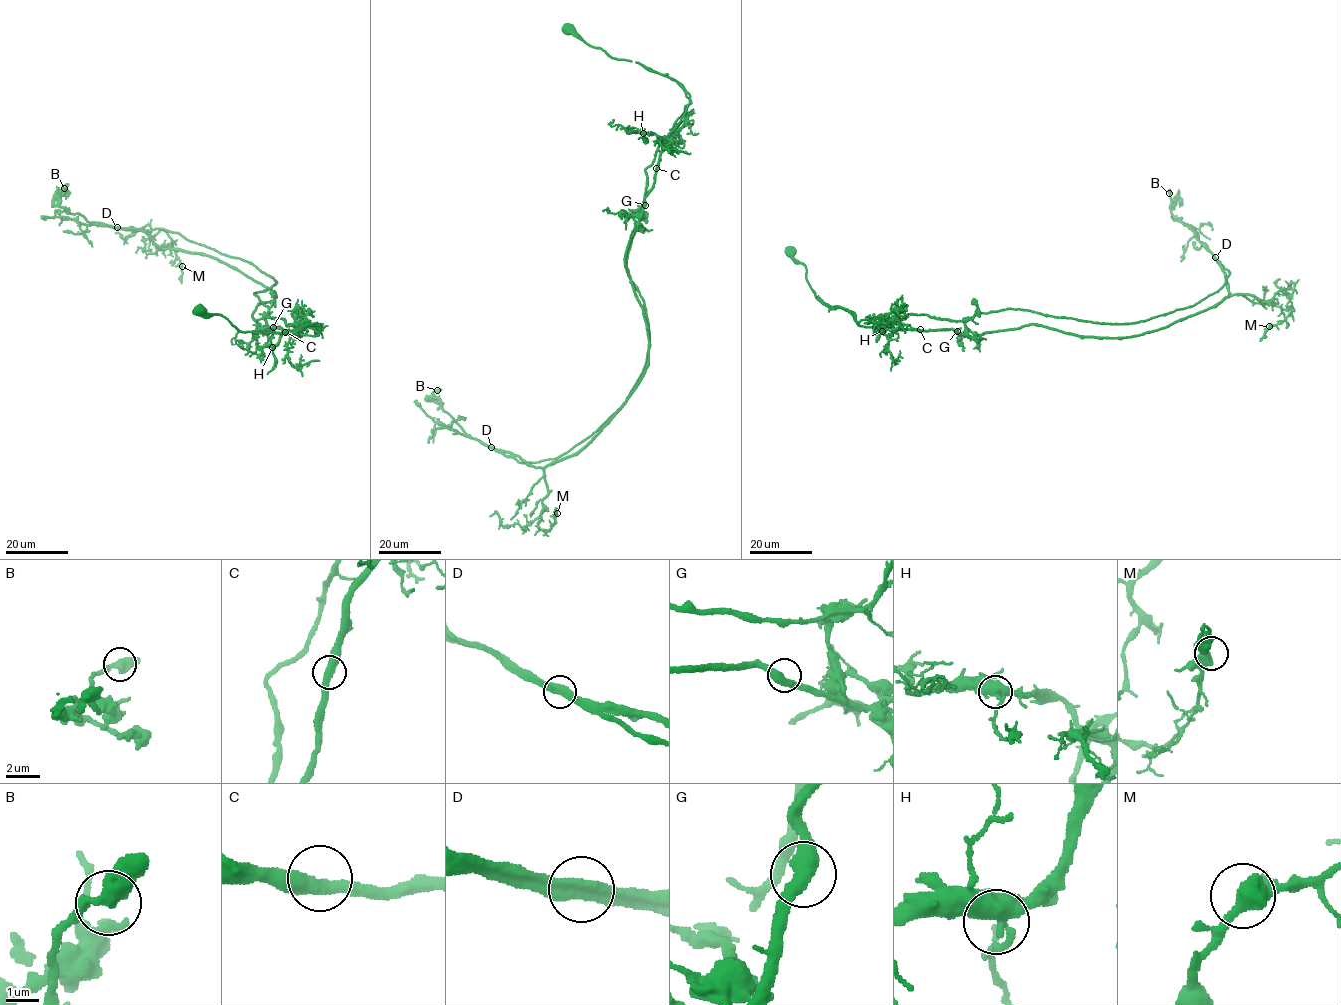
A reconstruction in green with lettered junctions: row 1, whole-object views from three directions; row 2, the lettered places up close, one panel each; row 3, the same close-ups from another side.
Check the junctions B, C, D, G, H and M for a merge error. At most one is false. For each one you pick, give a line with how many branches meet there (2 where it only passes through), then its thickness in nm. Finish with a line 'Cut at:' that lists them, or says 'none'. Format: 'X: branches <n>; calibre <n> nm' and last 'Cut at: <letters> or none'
D: branches 2; calibre 440 nm
Cut at: D

